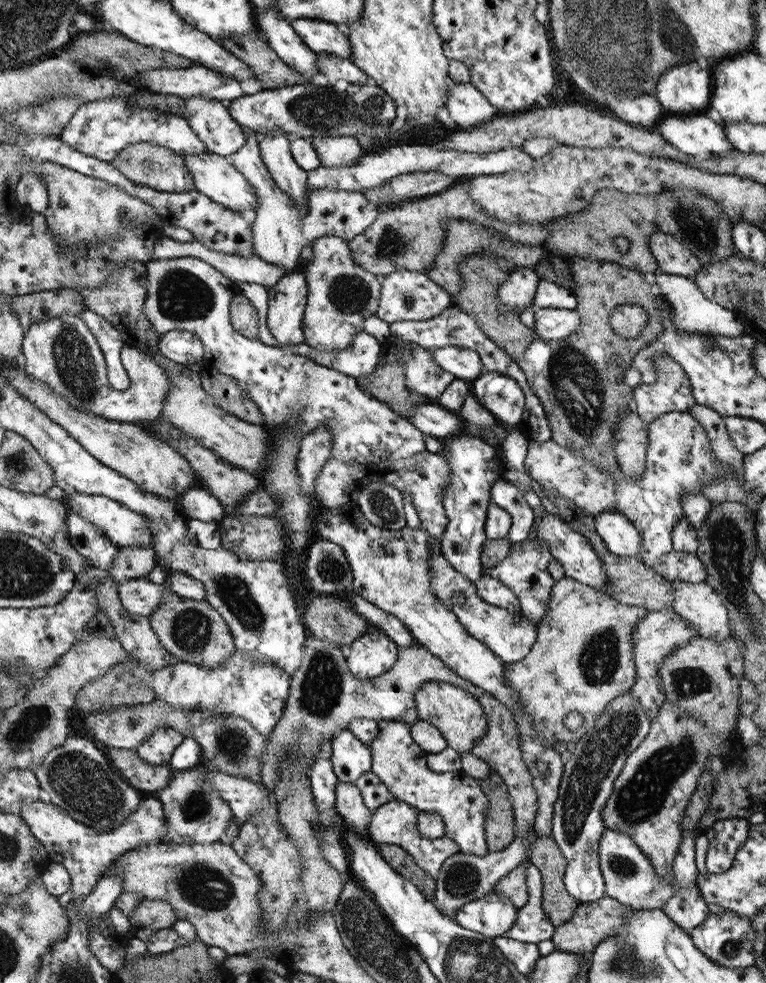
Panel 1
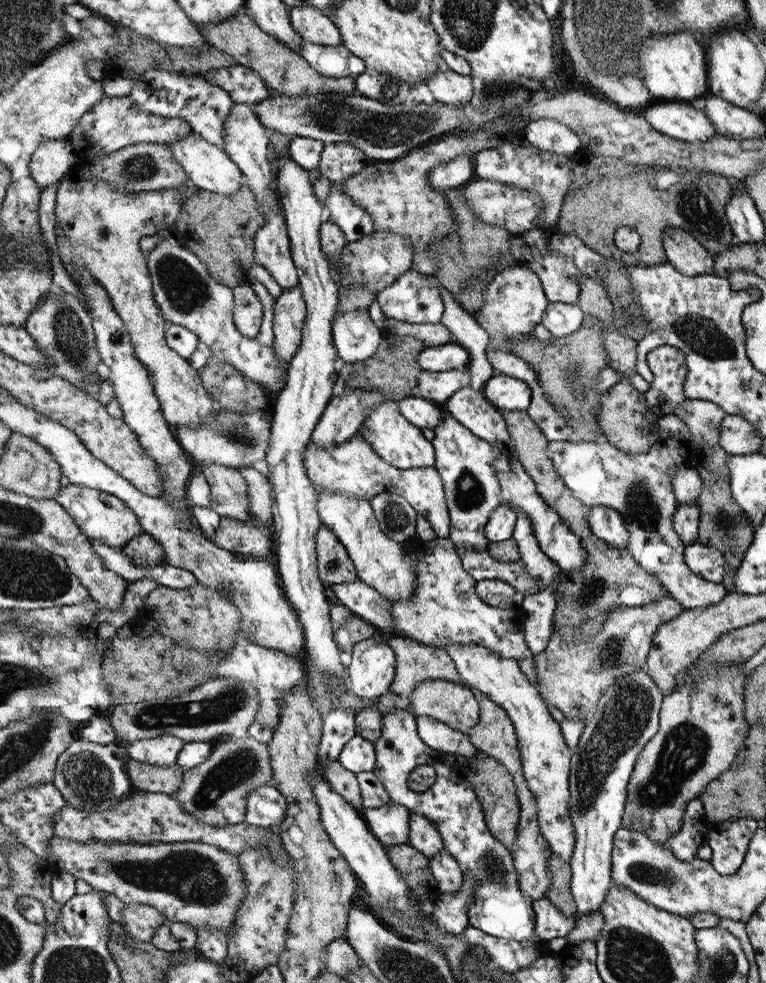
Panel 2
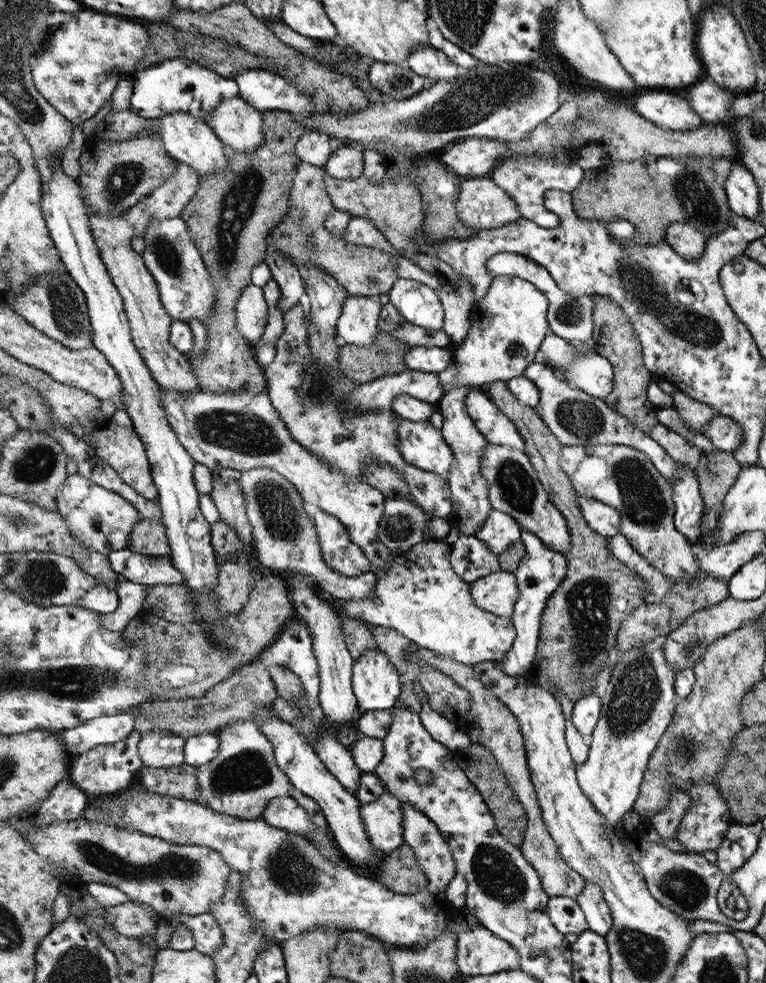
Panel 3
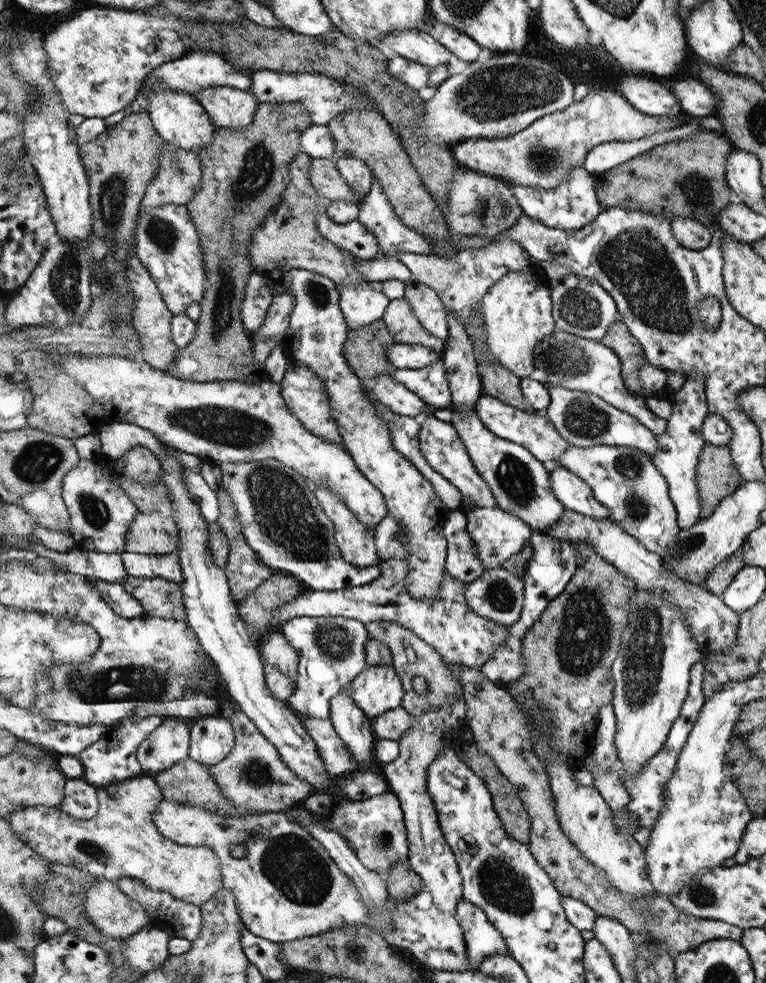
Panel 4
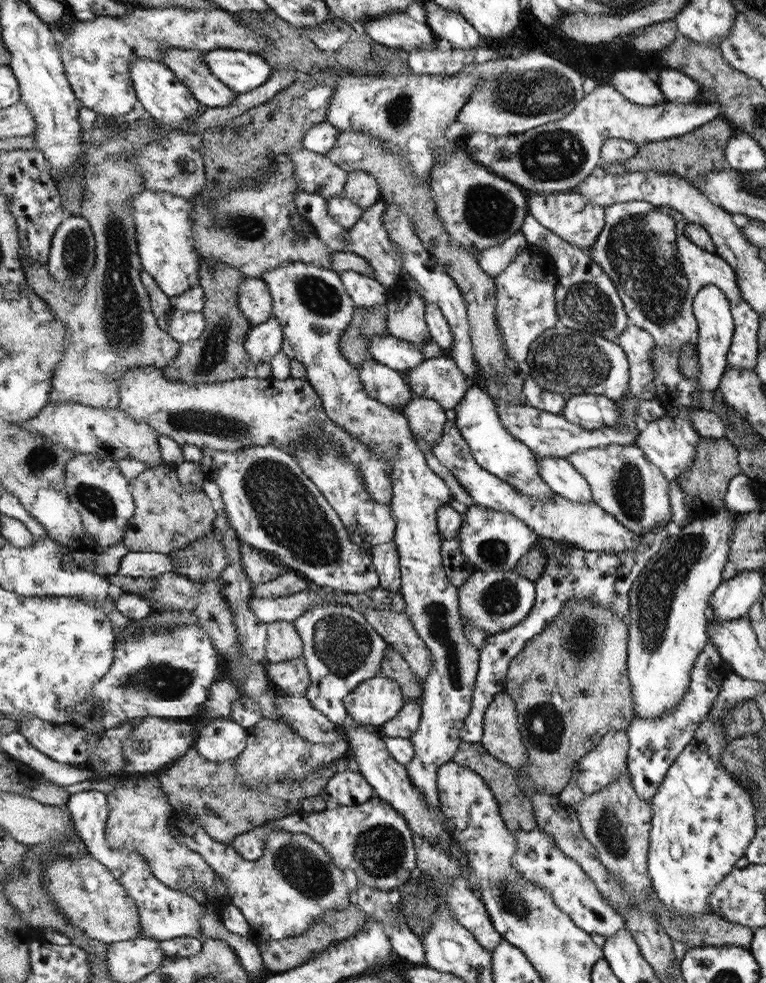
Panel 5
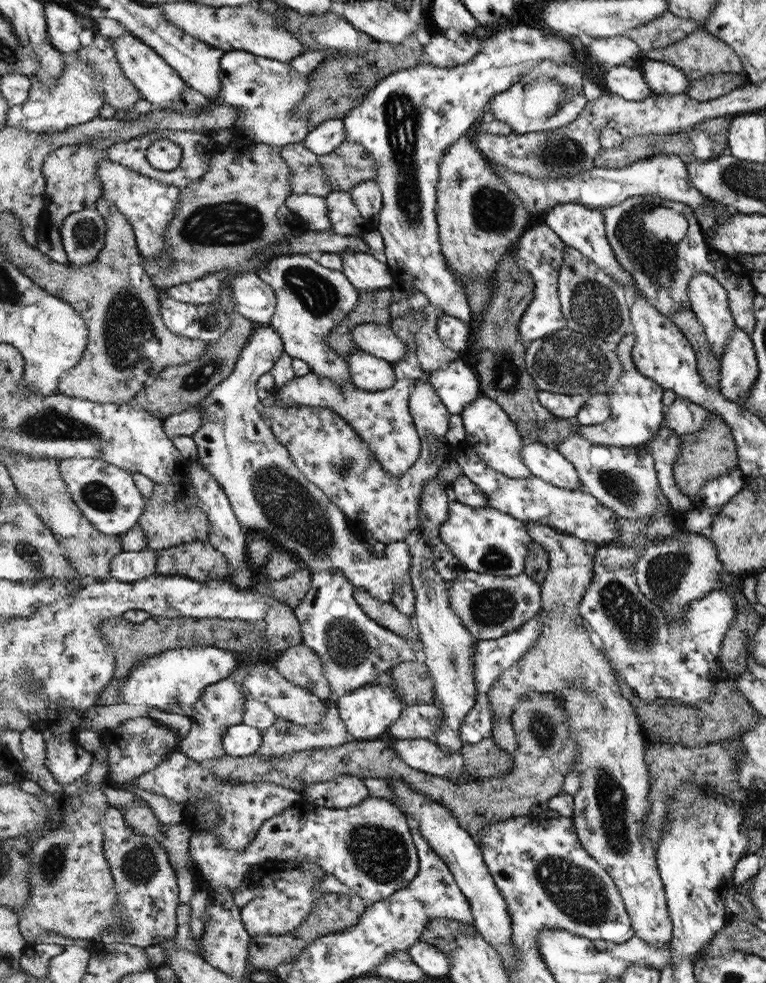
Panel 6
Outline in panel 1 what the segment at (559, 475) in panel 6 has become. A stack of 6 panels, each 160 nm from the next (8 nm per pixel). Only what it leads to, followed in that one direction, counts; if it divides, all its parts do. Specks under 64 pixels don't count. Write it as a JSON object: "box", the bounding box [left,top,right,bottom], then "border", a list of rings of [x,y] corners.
{"box":[592,511,643,557],"border":[[[604,511],[592,518],[596,532],[605,541],[606,547],[618,556],[636,557],[643,548],[639,529],[627,516],[617,511]]]}

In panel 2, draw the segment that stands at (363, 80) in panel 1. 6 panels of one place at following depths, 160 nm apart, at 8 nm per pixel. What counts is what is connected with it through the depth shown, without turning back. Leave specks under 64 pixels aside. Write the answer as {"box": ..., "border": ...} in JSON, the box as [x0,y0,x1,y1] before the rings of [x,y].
{"box":[297,40,367,78],"border":[[[304,40],[297,50],[316,72],[328,78],[355,77],[367,67],[361,58],[352,54],[343,44],[324,46]]]}

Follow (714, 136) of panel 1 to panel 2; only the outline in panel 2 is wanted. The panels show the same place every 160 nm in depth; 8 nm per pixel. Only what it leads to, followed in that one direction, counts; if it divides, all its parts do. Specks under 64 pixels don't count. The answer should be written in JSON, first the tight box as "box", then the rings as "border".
{"box":[640,101,717,143],"border":[[[688,101],[651,104],[640,114],[660,133],[688,143],[706,142],[717,134],[700,105]]]}

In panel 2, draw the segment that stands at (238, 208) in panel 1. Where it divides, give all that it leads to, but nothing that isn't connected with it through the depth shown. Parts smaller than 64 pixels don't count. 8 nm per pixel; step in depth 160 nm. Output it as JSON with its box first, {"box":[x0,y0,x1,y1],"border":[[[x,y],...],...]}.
{"box":[168,131,244,196],"border":[[[192,131],[188,137],[168,146],[170,146],[175,160],[183,166],[187,173],[188,183],[193,184],[197,189],[230,196],[238,193],[240,188],[244,186],[243,172],[231,160],[230,154],[224,148],[212,145],[211,142],[204,140],[203,137],[200,137],[200,134]]]}

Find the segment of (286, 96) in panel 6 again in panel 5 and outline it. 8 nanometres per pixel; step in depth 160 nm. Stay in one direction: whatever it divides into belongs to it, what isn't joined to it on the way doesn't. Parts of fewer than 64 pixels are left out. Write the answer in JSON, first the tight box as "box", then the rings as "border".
{"box":[202,49,271,96],"border":[[[216,49],[205,52],[202,55],[203,62],[211,70],[211,73],[219,78],[228,88],[231,88],[236,96],[245,92],[254,91],[271,78],[271,65],[262,56],[250,51]]]}

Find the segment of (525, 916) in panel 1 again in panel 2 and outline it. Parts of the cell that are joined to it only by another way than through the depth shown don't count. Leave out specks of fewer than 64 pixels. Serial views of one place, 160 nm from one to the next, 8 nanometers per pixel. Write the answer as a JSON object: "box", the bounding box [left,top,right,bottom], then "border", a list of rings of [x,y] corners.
{"box":[534,897,575,940],"border":[[[546,897],[534,901],[535,932],[542,940],[562,938],[575,929],[575,916],[568,918]]]}

